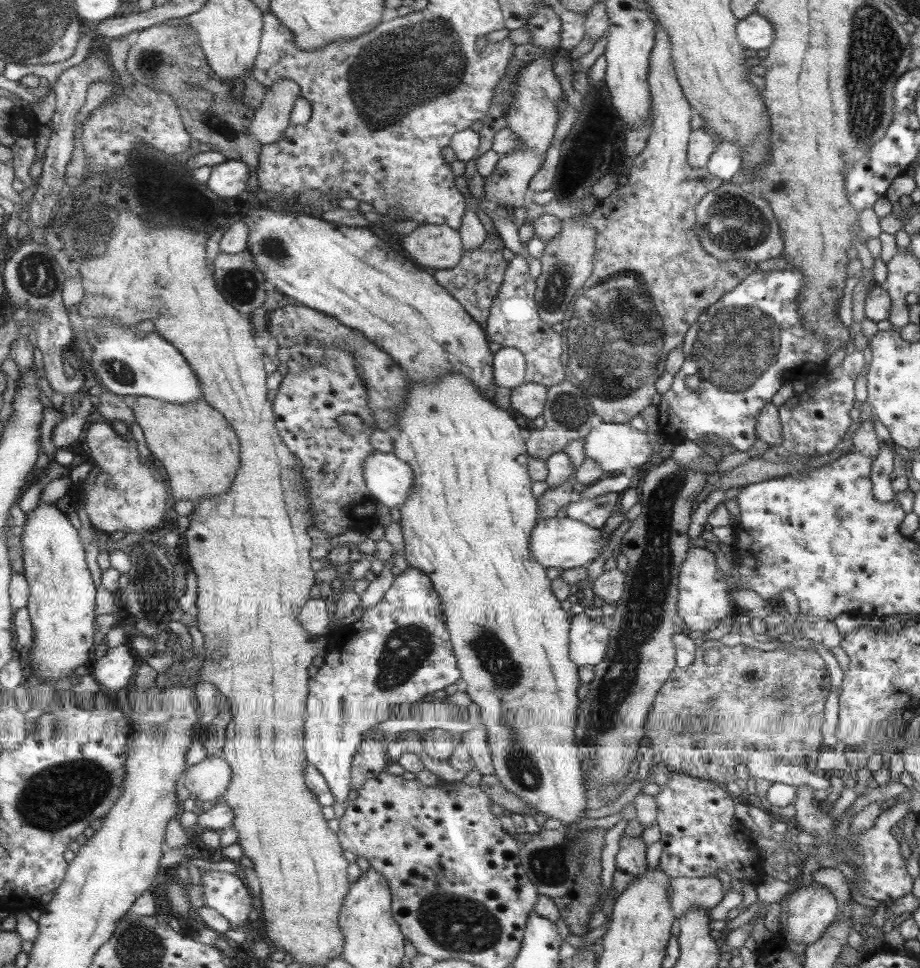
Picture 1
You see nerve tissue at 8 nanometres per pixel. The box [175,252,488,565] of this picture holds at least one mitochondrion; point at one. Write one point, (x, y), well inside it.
(239, 285)

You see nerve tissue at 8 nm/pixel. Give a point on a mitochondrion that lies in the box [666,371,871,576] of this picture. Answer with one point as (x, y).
(776, 558)

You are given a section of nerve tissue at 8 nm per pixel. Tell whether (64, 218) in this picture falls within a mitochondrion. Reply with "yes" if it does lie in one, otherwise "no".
yes

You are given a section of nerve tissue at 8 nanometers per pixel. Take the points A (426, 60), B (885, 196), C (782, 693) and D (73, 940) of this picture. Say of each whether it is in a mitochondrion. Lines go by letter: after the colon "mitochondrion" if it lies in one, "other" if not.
A: mitochondrion
B: other
C: mitochondrion
D: other

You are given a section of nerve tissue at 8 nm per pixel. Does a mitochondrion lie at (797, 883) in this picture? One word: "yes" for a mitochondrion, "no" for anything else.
no

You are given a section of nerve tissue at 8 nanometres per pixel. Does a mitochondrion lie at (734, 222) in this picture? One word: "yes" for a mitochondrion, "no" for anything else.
yes

